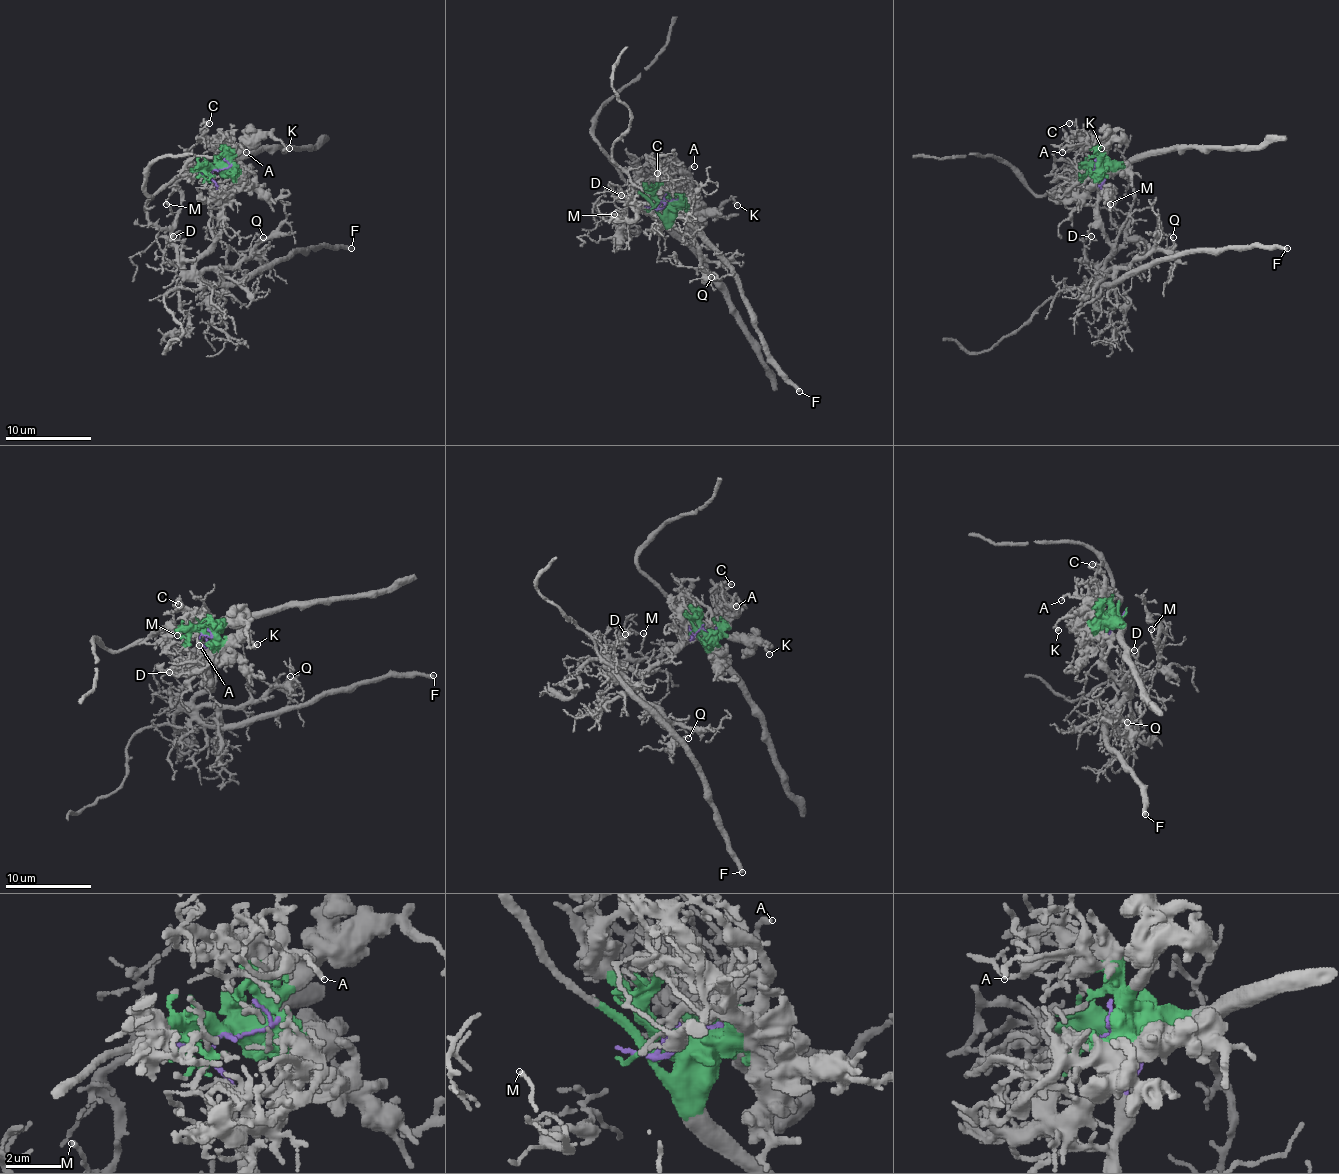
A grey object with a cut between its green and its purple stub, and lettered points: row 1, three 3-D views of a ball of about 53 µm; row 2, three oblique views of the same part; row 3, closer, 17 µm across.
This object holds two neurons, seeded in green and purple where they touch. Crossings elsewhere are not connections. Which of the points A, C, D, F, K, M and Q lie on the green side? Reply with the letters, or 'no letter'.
A, C, K

